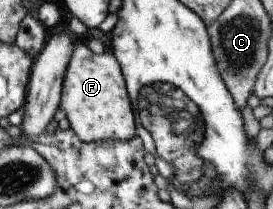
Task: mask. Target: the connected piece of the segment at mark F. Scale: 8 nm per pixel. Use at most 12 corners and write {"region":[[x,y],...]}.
{"region":[[73,41],[58,108],[81,142],[126,141],[118,62]]}

